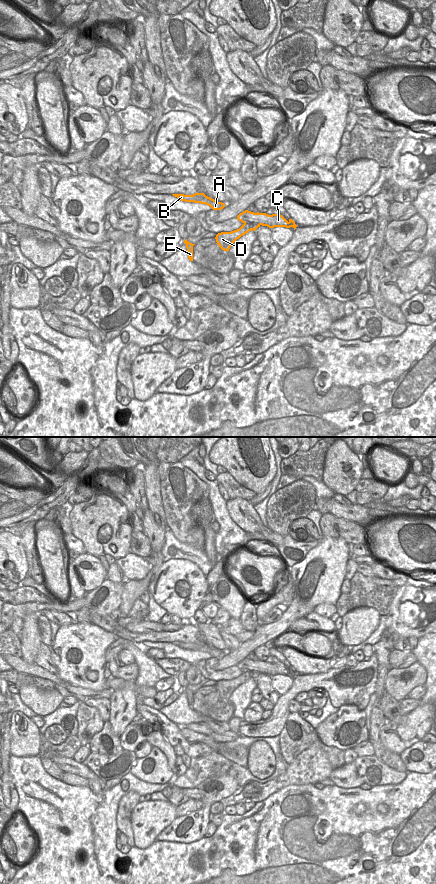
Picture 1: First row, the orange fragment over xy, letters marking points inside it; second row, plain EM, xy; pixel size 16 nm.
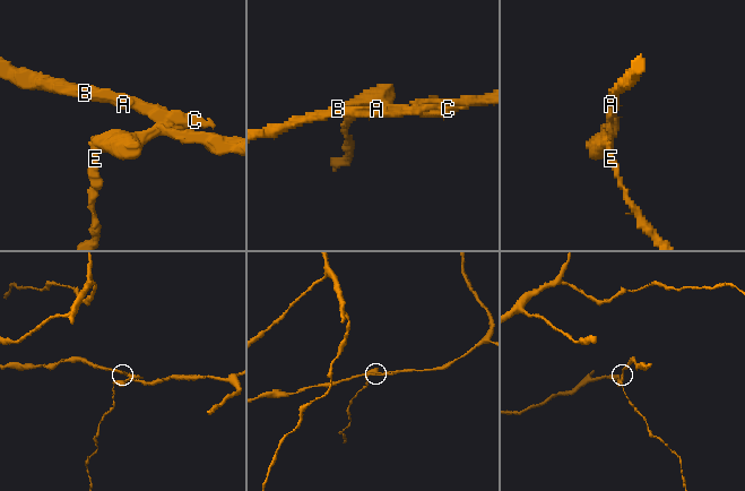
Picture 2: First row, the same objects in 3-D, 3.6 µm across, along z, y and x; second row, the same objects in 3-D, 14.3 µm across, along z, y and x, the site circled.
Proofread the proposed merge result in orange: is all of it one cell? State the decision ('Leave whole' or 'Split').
Split

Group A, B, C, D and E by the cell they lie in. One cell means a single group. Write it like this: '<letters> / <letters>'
A B C / D E

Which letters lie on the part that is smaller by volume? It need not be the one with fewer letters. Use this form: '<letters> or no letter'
D, E

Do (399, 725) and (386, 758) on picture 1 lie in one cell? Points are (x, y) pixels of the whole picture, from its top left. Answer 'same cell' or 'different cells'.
different cells

